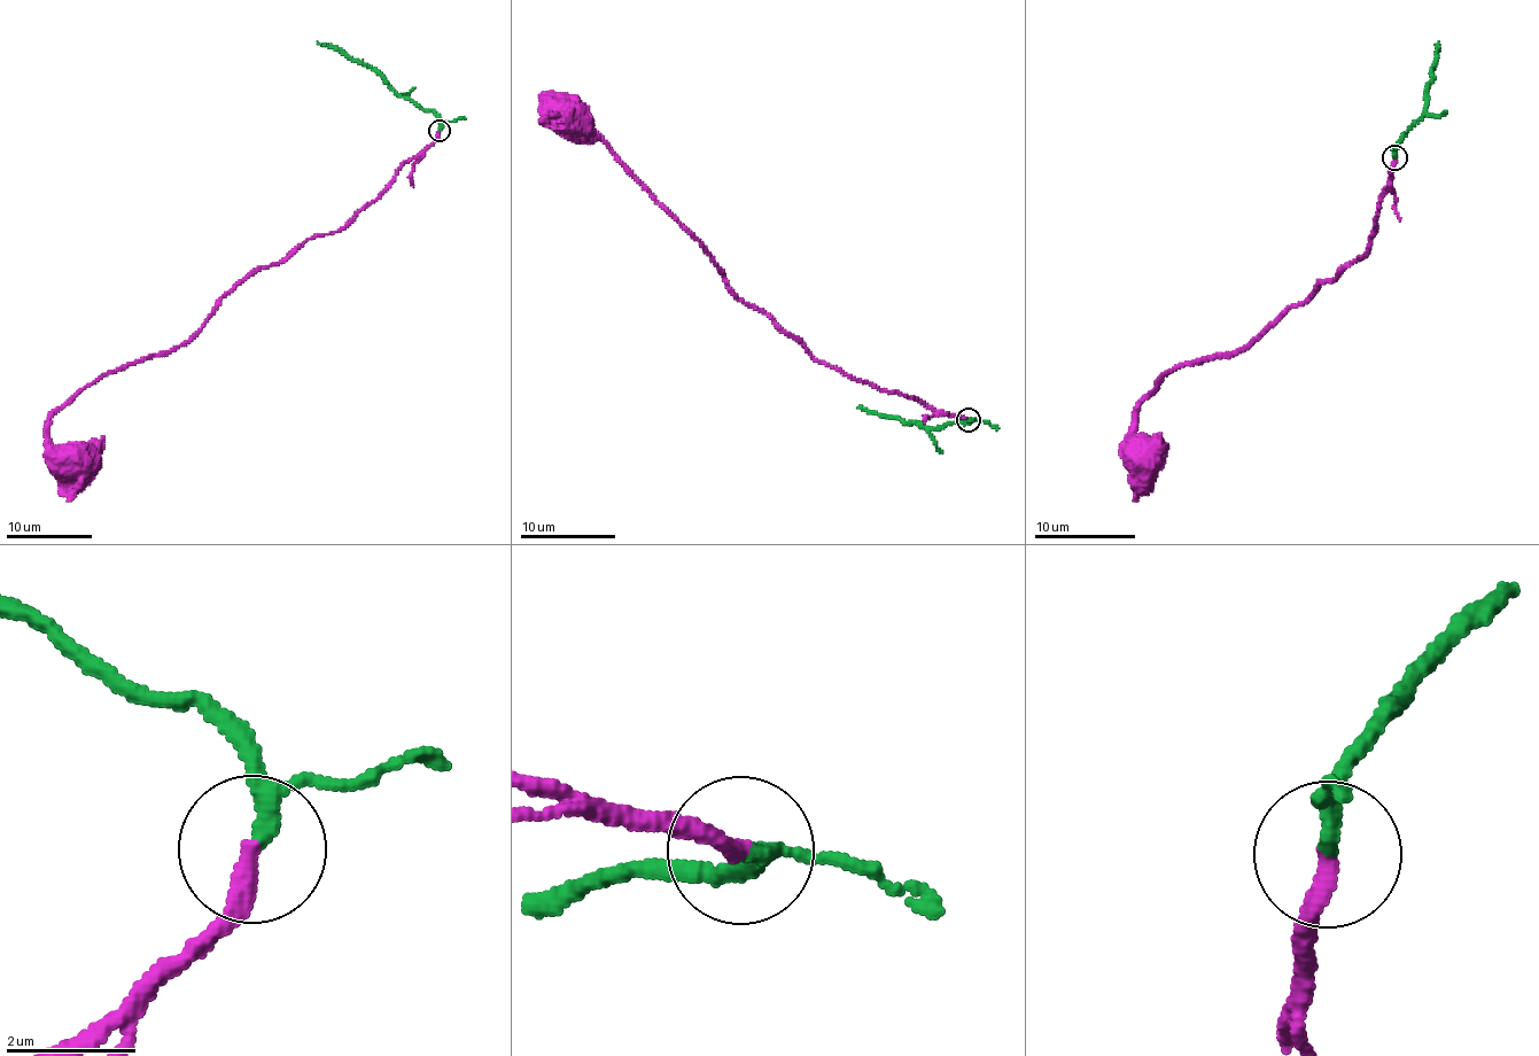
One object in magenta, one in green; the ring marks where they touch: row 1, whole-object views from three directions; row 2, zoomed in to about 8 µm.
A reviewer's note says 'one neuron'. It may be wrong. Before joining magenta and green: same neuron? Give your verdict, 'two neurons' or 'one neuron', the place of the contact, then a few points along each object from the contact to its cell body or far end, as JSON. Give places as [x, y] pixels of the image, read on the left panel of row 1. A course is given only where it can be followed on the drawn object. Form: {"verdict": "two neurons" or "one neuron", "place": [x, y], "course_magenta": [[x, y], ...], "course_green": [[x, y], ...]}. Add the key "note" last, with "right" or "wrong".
{"verdict": "one neuron", "place": [440, 130], "course_magenta": [[438, 130], [342, 227], [263, 266], [184, 343], [99, 377], [53, 413], [48, 439], [80, 462]], "course_green": [[438, 130], [440, 121], [432, 111], [420, 109], [401, 96], [380, 75], [317, 41]], "note": "right"}

